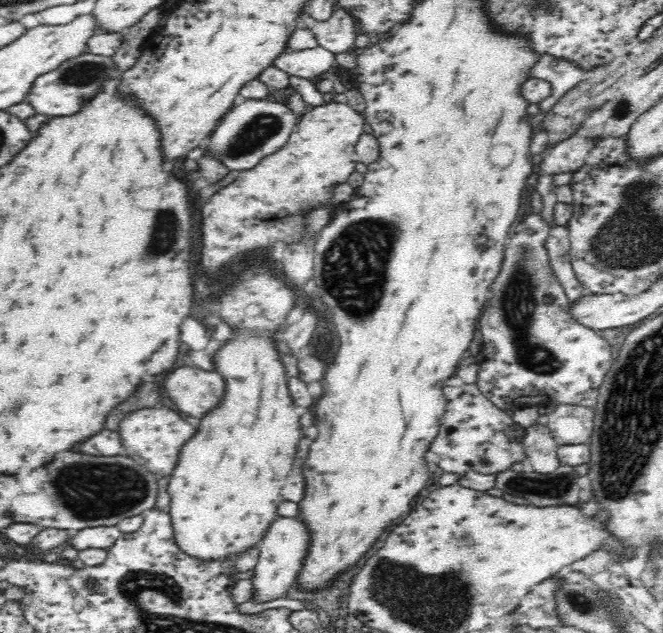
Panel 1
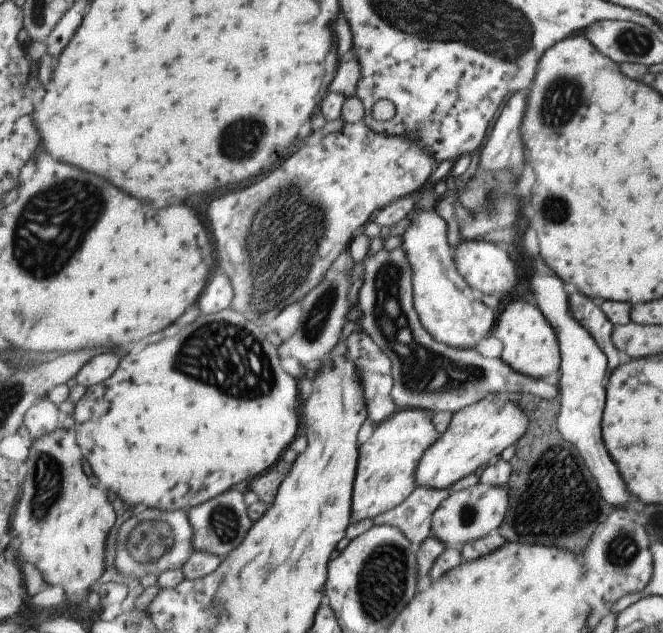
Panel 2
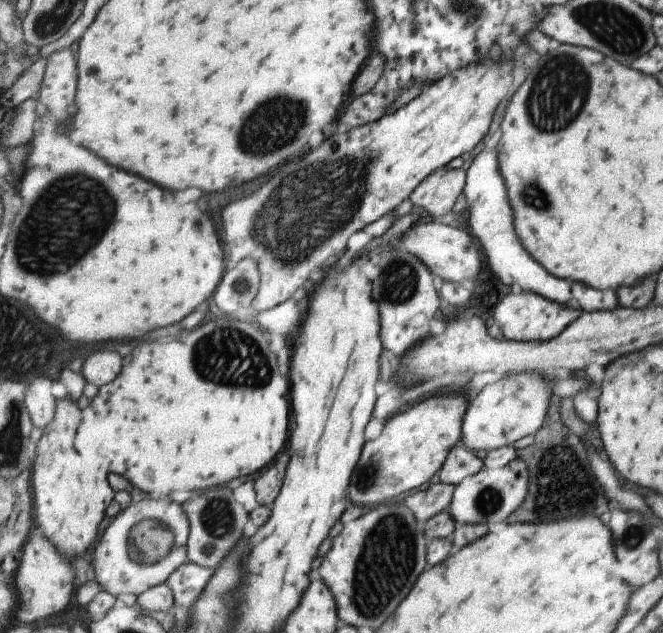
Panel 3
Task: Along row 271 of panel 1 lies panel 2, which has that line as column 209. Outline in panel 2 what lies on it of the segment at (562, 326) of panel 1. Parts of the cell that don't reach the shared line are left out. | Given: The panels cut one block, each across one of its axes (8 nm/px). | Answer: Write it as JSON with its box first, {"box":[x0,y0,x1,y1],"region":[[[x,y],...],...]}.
{"box":[188,488,254,559],"region":[[[237,488],[227,490],[216,498],[199,504],[188,511],[191,524],[194,528],[194,546],[199,552],[219,555],[222,559],[229,556],[233,550],[243,544],[243,540],[254,525],[249,518],[249,507],[243,498],[243,493]]]}

